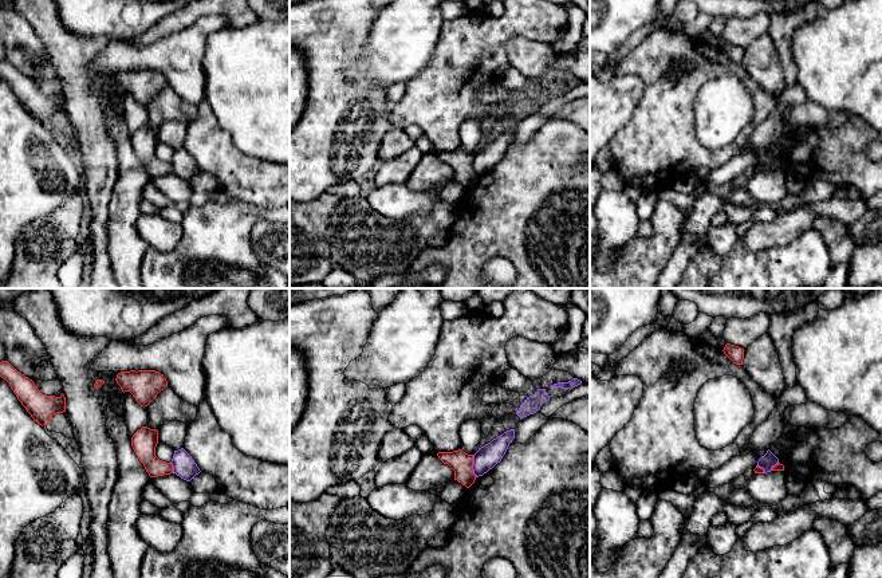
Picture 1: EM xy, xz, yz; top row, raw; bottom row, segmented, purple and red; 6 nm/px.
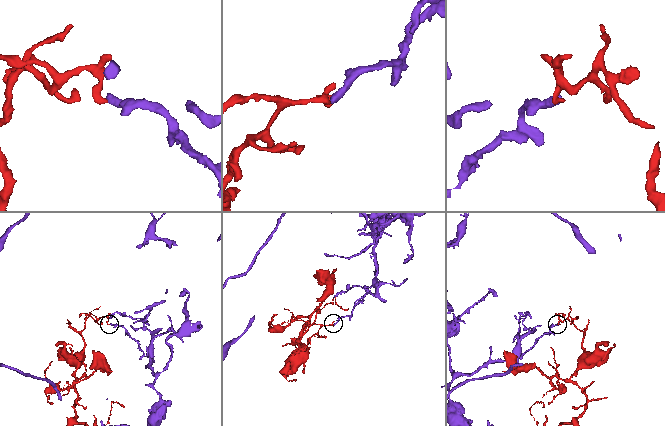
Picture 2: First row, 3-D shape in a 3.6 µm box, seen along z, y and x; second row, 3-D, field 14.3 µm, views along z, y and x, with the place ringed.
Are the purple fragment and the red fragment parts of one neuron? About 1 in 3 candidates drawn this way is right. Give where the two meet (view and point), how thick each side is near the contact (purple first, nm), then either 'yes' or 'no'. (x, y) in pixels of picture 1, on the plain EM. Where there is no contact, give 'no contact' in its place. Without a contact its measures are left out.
xz (472, 165) | 140/130 nm | no

